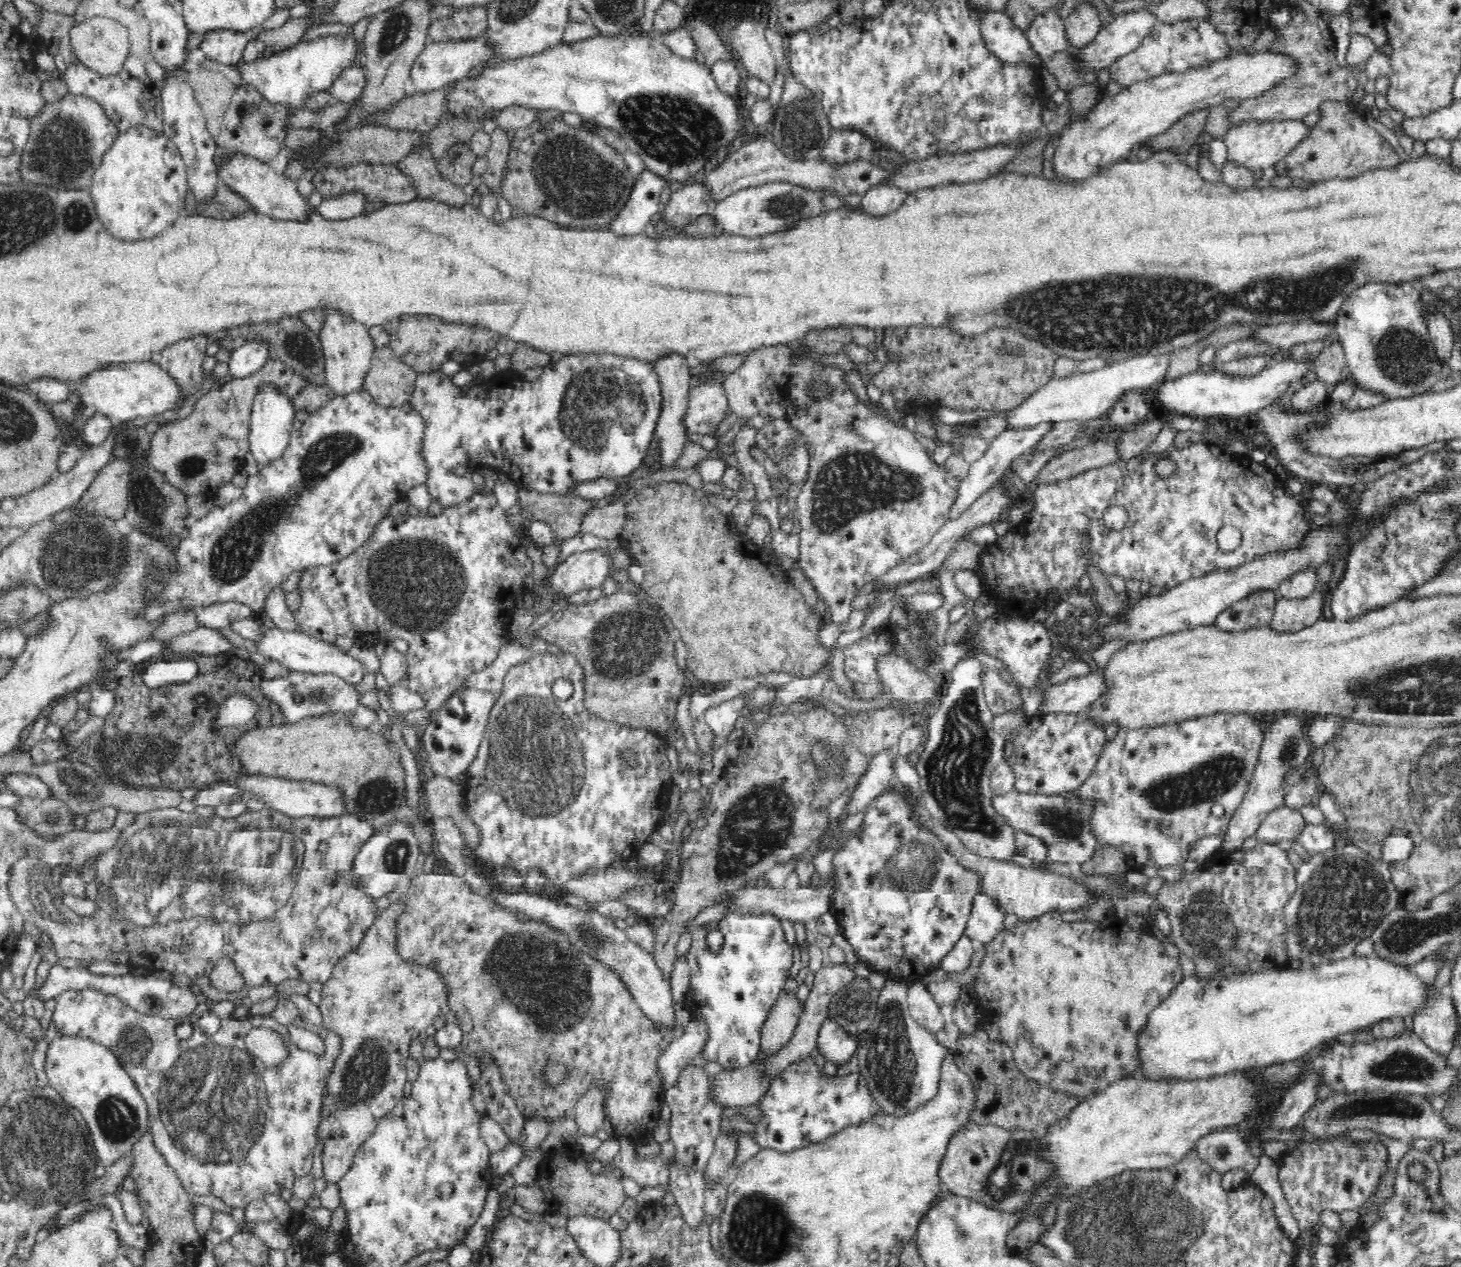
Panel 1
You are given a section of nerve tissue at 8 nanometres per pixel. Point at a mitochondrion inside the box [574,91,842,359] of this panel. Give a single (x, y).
(802, 131)

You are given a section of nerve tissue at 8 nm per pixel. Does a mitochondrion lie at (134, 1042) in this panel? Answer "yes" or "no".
yes

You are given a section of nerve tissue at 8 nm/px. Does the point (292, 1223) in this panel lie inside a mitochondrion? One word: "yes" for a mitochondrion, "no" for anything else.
no

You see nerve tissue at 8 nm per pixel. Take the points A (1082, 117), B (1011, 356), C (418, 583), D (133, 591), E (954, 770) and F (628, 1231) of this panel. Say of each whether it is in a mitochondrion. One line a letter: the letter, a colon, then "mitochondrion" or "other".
A: other
B: mitochondrion
C: mitochondrion
D: mitochondrion
E: mitochondrion
F: other

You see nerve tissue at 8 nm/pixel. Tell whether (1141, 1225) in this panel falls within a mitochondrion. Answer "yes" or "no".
yes

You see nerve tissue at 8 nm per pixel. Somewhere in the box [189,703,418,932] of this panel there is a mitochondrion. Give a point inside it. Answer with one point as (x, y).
(377, 797)

